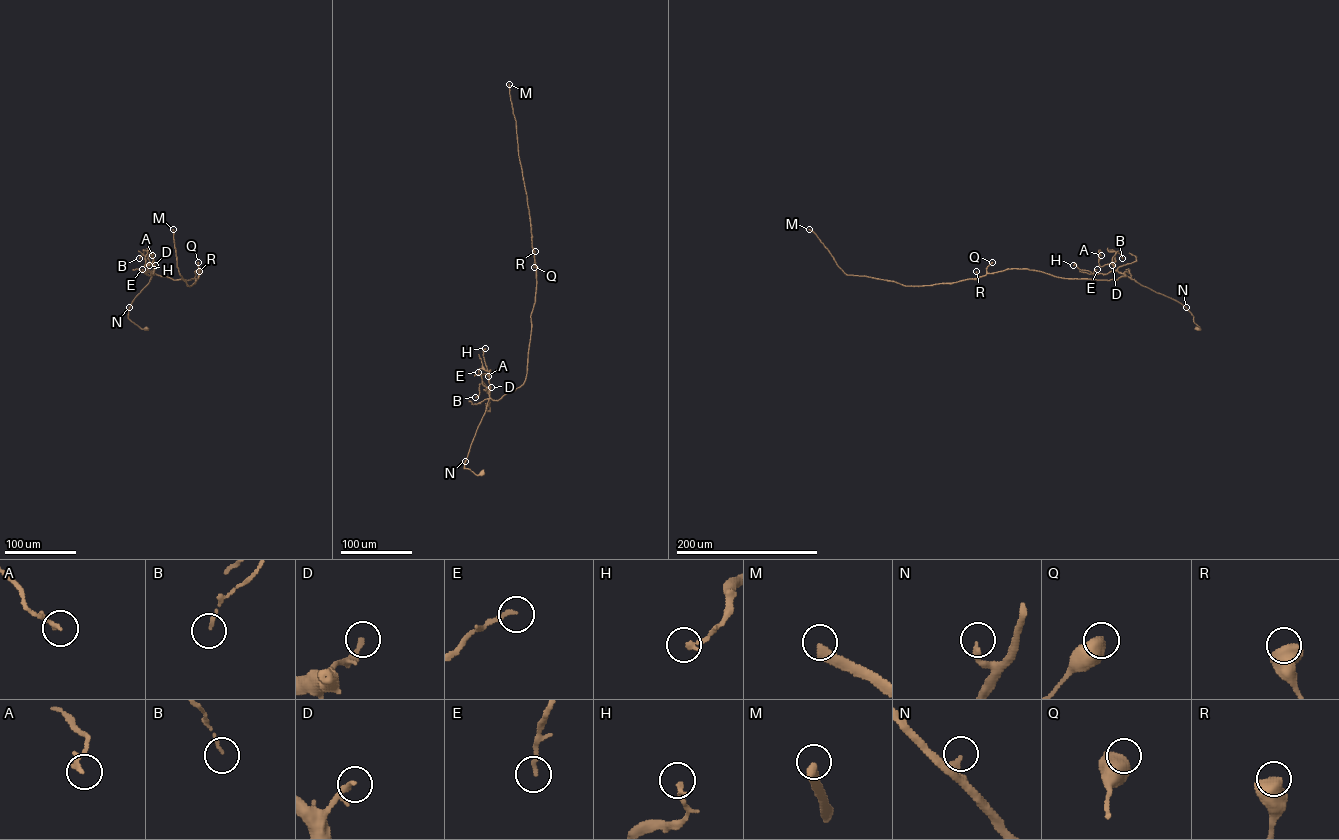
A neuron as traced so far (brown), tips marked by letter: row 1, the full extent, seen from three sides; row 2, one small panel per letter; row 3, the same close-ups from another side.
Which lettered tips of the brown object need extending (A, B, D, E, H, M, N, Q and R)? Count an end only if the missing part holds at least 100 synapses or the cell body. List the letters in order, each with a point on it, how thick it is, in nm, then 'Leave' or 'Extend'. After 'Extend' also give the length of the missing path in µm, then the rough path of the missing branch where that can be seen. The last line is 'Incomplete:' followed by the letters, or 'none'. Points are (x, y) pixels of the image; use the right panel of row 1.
A: Place: (1101, 255). Thickness 200 nm. Leave
B: Place: (1122, 258). Thickness 110 nm. Leave
D: Place: (1112, 265). Thickness 240 nm. Leave
E: Place: (1097, 269). Thickness 180 nm. Leave
H: Place: (1073, 265). Thickness 190 nm. Leave
M: Place: (809, 229). Thickness 400 nm. Extend. Missing length about 180 µm. Course of what is missing: (809, 229), (787, 217), (779, 216), (757, 199), (748, 177), (752, 160)
N: Place: (1186, 307). Thickness 280 nm. Leave
Q: Place: (992, 262). Thickness 700 nm. Leave
R: Place: (976, 271). Thickness 750 nm. Leave
Incomplete: M

